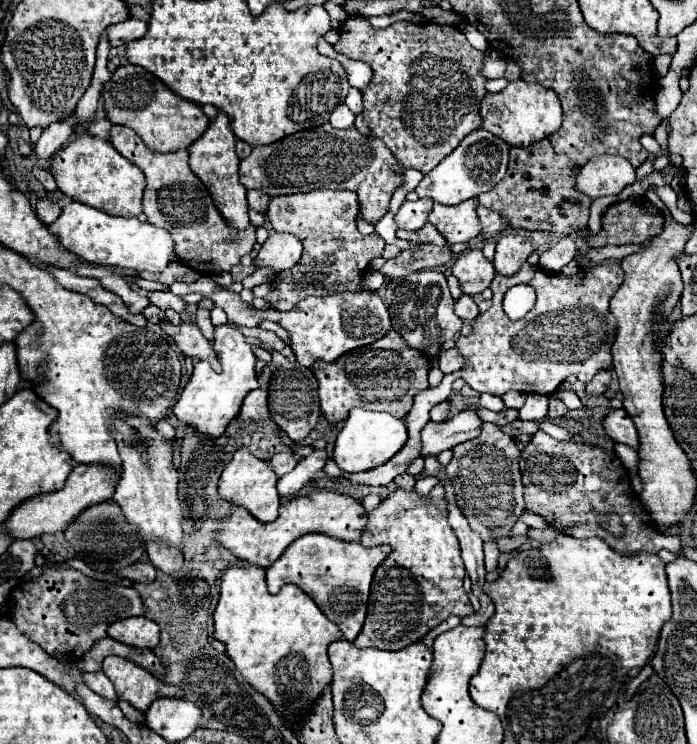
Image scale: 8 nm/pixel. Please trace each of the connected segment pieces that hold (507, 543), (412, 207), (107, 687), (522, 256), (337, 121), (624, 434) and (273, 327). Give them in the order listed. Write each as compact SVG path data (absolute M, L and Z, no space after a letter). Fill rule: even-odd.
M501 537L501 539L497 539L497 547L501 553L511 553L527 541L529 541L527 537Z
M419 199L419 201L405 201L401 205L401 209L395 215L395 221L401 229L409 229L409 231L417 231L427 223L427 217L431 213L433 201L429 199Z
M83 673L85 683L89 685L89 689L93 689L97 695L105 697L105 699L117 699L115 689L111 685L111 681L105 677L105 673Z
M511 233L503 235L497 241L497 253L493 259L495 271L505 277L511 277L521 269L521 265L527 261L531 253L533 253L533 247L525 237L511 235Z
M337 105L331 113L331 125L337 129L347 129L353 125L353 121L355 121L355 115L347 105Z
M611 409L607 413L607 417L603 419L603 427L605 427L605 433L613 441L625 443L625 445L637 449L637 445L639 445L637 429L635 429L631 417L625 413L625 409Z
M263 320L259 324L259 327L266 329L266 330L273 331L274 333L276 333L276 335L278 335L285 342L287 346L291 347L291 339L289 337L288 332L277 323L269 321L269 320Z

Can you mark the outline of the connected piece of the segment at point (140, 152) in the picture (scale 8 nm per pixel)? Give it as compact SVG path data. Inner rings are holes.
M121 125L111 127L109 141L125 159L129 159L145 173L147 187L143 195L143 211L147 215L147 221L171 233L175 241L175 253L183 265L203 275L209 275L217 269L231 271L231 267L239 265L239 259L245 253L253 251L255 225L249 225L245 231L237 231L225 223L221 213L215 209L211 195L207 193L201 179L197 179L195 173L189 169L187 149L179 149L171 153L155 153L145 147L145 143L135 131ZM231 233L239 233L239 241L229 243L227 237Z

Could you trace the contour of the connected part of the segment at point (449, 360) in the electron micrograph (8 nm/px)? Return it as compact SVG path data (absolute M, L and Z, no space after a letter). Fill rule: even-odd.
M449 349L449 351L441 353L439 367L441 367L443 373L455 373L455 371L465 367L465 359L463 359L461 353L457 353L457 349Z

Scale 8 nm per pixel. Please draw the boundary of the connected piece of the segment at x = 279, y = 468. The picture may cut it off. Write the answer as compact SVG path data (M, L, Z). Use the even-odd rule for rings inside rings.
M277 453L269 459L269 467L275 471L277 477L283 477L285 473L293 471L297 465L297 459L293 453Z

